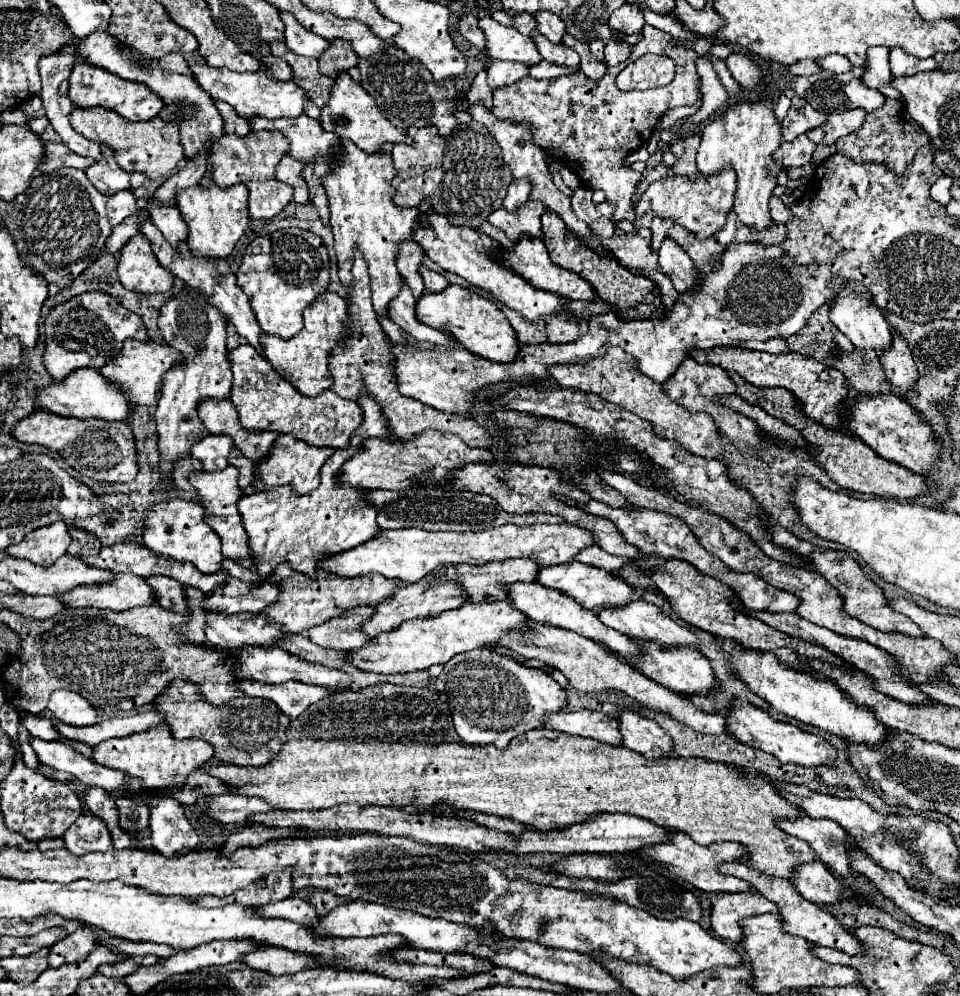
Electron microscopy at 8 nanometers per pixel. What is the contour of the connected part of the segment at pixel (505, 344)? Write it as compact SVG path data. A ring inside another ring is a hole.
M448 285L440 293L420 295L420 299L416 299L416 317L420 317L422 323L430 323L430 327L438 327L438 331L452 335L452 339L456 339L466 351L482 359L492 363L510 363L516 359L520 343L516 341L516 333L504 313L488 297L466 287Z

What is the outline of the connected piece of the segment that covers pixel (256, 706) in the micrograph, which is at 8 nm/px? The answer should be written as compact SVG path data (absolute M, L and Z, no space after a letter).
M176 679L166 685L166 689L152 701L152 705L154 711L164 715L164 723L170 727L176 739L204 739L214 747L216 761L238 767L260 767L270 763L286 741L286 729L290 725L290 719L278 711L276 703L254 697L234 699L230 707L230 717L234 721L224 721L222 711L198 695L196 685Z

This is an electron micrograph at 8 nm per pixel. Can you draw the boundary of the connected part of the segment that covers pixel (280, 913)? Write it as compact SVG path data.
M288 897L284 901L278 901L278 903L268 903L264 907L260 907L262 913L266 917L282 917L282 919L290 919L290 921L296 921L296 923L304 923L304 925L314 925L316 923L316 911L314 907L304 901L304 899L298 899L298 897Z

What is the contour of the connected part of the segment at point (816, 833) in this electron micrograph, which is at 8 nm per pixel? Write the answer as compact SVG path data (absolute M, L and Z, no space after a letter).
M798 815L798 819L780 819L776 823L784 833L806 841L812 851L820 857L824 865L828 865L842 879L850 879L856 873L848 865L848 853L844 847L846 831L830 819L812 819L808 815Z

